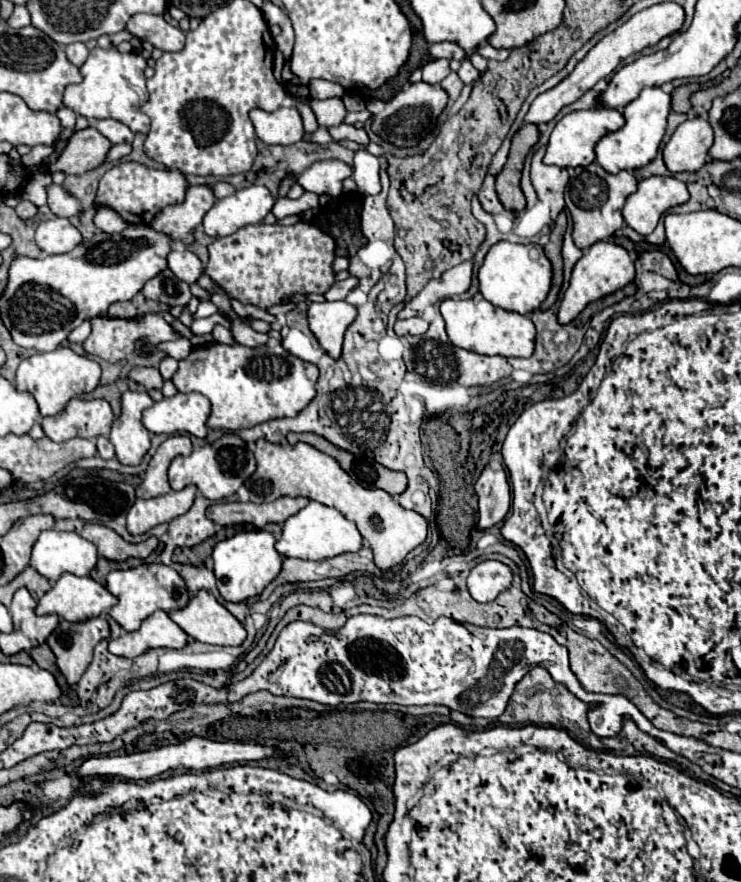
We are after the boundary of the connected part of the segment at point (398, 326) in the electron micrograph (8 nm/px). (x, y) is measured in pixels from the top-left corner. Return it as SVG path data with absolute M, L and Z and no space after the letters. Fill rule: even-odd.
M415 316L415 318L407 318L407 320L397 320L395 322L395 334L397 336L405 336L405 334L413 334L413 336L421 336L425 334L429 328L429 322L425 322L423 318Z

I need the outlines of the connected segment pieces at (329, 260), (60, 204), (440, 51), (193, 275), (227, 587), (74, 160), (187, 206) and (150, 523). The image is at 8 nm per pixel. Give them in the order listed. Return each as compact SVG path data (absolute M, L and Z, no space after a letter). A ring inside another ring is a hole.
M297 222L293 226L281 224L255 224L239 230L239 240L215 240L207 246L209 262L205 266L205 274L213 280L213 284L225 290L225 296L231 300L239 300L241 304L253 304L261 310L267 310L293 294L325 294L335 284L333 260L335 260L335 240L321 232L317 226L307 222Z
M51 184L51 188L49 188L47 194L49 194L47 204L51 206L51 210L53 210L57 216L71 218L71 216L75 216L75 214L79 212L79 202L77 202L73 196L69 196L61 186Z
M439 42L439 44L431 44L429 52L433 58L447 58L447 60L463 60L465 58L465 50L453 42Z
M175 246L171 250L167 262L169 262L169 268L173 270L173 274L179 280L187 282L187 284L195 284L201 278L201 274L203 274L201 260L193 252L185 250L183 246Z
M249 530L221 540L213 550L217 590L227 602L245 602L259 596L281 572L283 558L275 550L275 538L267 530Z
M95 128L75 130L69 138L65 150L59 158L49 164L49 172L65 172L65 174L83 174L103 164L111 142Z
M189 186L185 202L161 210L151 222L151 228L169 234L173 240L191 242L193 228L213 208L215 200L217 198L209 186Z
M189 486L179 492L171 490L169 494L163 494L157 498L137 500L127 514L129 534L133 534L133 536L145 534L159 524L165 524L165 522L171 522L173 518L183 516L193 506L195 492L197 492L197 488Z

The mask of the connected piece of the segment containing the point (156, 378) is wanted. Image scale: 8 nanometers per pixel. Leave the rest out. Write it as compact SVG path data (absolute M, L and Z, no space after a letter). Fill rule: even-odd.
M133 368L129 372L129 378L135 380L139 386L143 386L145 390L161 390L163 388L163 378L159 374L157 368Z

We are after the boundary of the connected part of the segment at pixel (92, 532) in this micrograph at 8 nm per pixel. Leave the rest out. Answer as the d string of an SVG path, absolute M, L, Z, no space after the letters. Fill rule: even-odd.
M91 522L85 524L81 536L97 546L99 556L107 560L115 560L115 562L123 562L127 558L147 558L159 544L155 536L151 536L149 540L141 544L129 544L111 528L101 524L91 524Z

